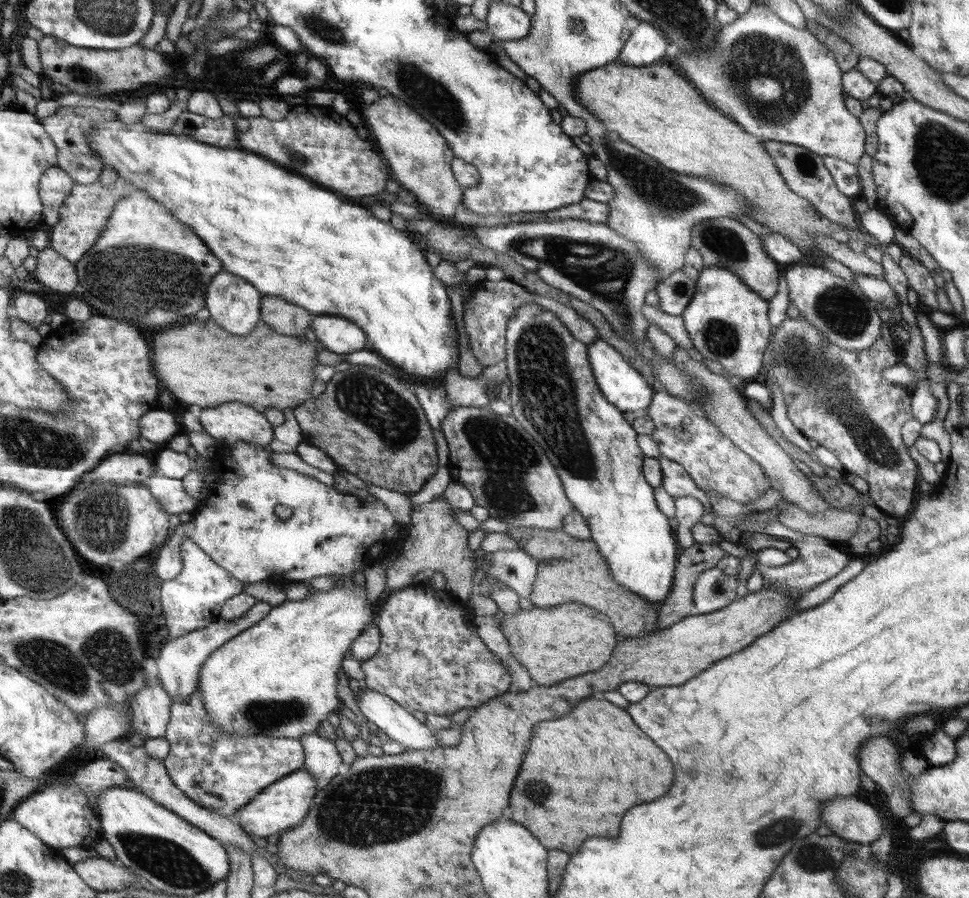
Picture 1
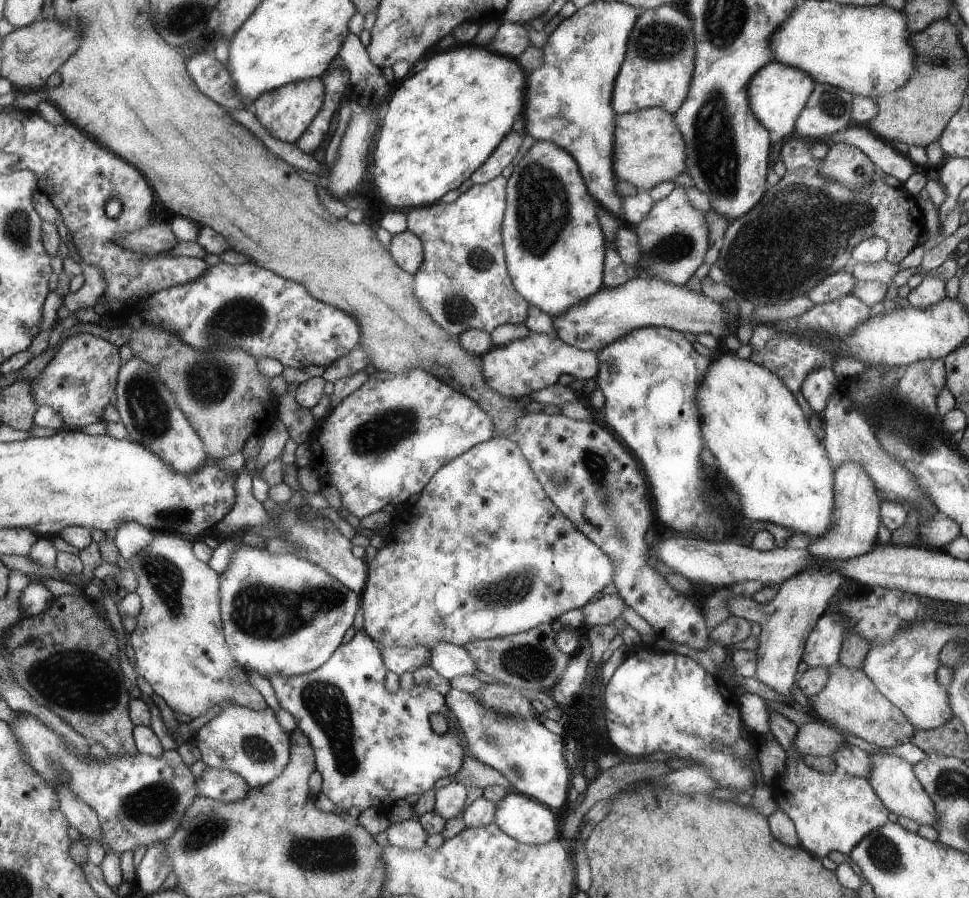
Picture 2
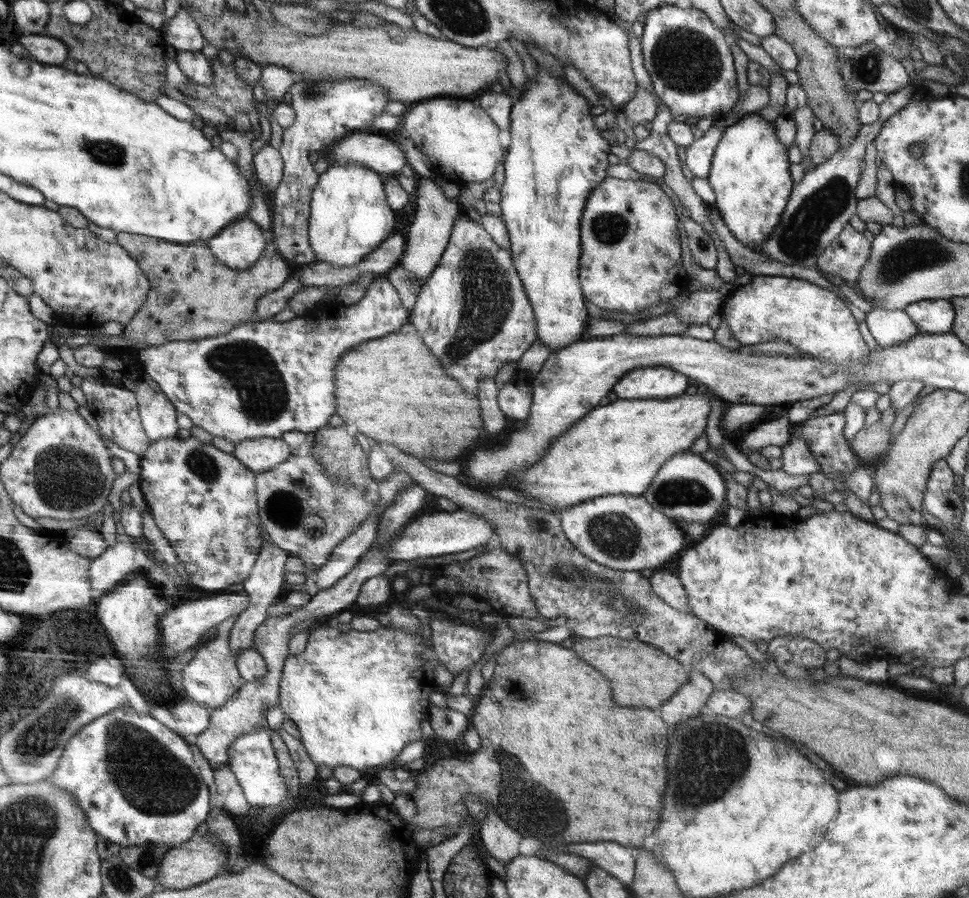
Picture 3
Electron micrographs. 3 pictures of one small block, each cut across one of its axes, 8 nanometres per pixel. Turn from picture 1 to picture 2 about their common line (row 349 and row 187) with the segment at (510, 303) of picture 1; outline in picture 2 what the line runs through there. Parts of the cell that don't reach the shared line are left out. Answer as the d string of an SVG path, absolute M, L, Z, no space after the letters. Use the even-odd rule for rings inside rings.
M498 176L486 184L473 185L470 190L461 194L454 202L442 201L432 206L412 208L407 211L407 230L415 233L423 241L424 260L415 277L415 296L424 304L424 310L450 334L458 336L470 328L478 328L491 333L502 324L524 324L528 317L528 302L518 294L508 269L502 238L500 238L500 224L504 218L506 208L507 179Z

